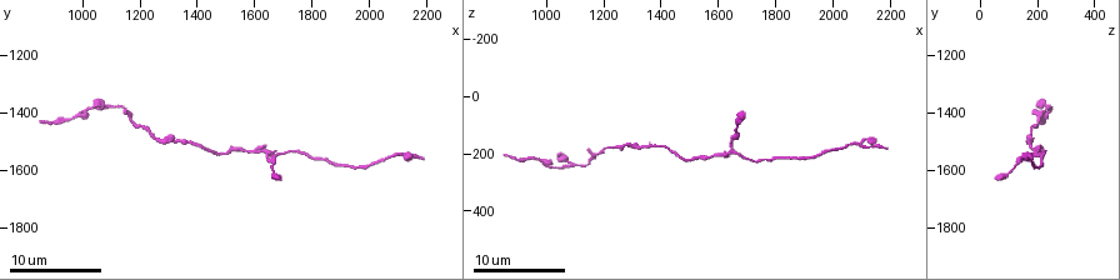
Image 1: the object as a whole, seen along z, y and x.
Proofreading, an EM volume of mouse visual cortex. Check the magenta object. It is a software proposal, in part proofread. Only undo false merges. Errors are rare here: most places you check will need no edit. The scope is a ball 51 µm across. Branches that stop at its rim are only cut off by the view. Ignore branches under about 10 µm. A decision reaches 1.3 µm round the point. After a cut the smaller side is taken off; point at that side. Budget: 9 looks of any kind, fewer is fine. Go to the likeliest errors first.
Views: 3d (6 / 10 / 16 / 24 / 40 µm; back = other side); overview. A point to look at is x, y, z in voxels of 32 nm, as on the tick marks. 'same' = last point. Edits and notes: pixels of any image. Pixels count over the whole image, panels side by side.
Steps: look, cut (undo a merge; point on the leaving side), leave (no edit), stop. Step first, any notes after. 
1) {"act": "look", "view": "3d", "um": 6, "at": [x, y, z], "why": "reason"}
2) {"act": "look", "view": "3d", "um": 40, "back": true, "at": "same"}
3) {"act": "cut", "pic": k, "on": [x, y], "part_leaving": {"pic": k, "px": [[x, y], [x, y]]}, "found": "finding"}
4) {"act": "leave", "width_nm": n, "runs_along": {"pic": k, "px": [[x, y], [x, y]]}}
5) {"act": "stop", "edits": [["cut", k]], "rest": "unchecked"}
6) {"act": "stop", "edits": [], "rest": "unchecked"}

{"act": "look", "view": "3d", "um": 10, "at": [1670, 1550, 190], "why": "sudden change in width"}

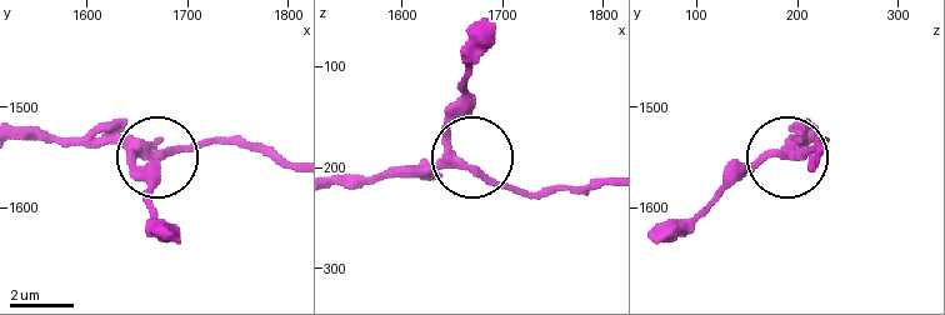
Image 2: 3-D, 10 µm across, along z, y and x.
{"act": "look", "view": "3d", "um": 10, "back": true, "at": [1668, 1542, 202], "why": "other side"}

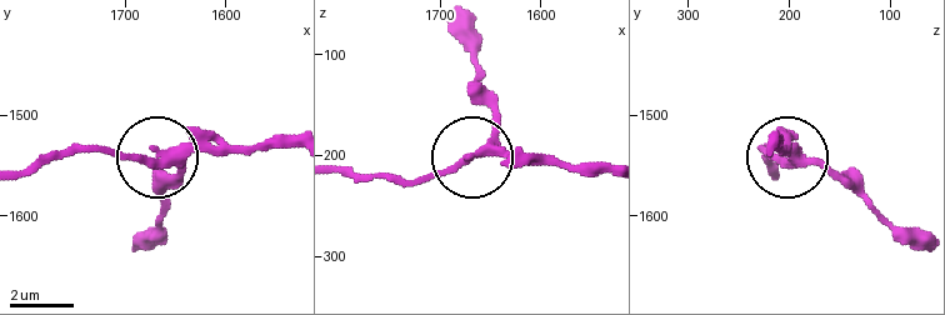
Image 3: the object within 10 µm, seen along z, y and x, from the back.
{"act": "leave", "runs_along": {"pic": 3, "px": [[293, 145], [204, 145], [146, 161], [85, 153]]}, "found": "continuous, no second cell"}

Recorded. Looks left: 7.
{"act": "look", "view": "3d", "um": 10, "at": [1270, 1490, 170], "why": "calibre changes"}

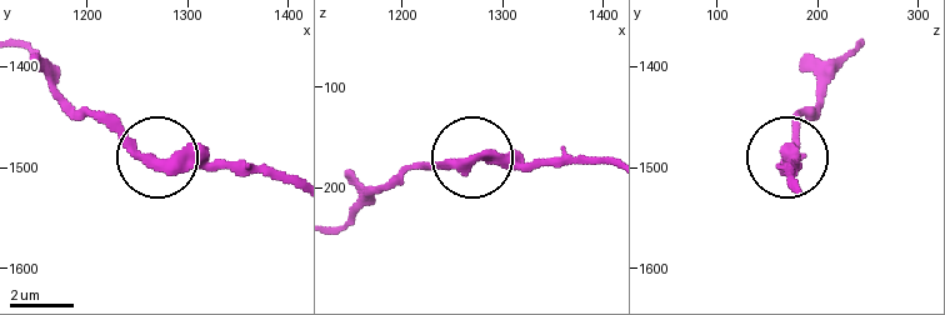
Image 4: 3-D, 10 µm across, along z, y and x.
{"act": "leave", "runs_along": {"pic": 4, "px": [[294, 181], [141, 154], [95, 111]]}, "found": "continuous, no second cell"}

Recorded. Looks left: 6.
{"act": "look", "view": "3d", "um": 10, "at": [1490, 1550, 220]}

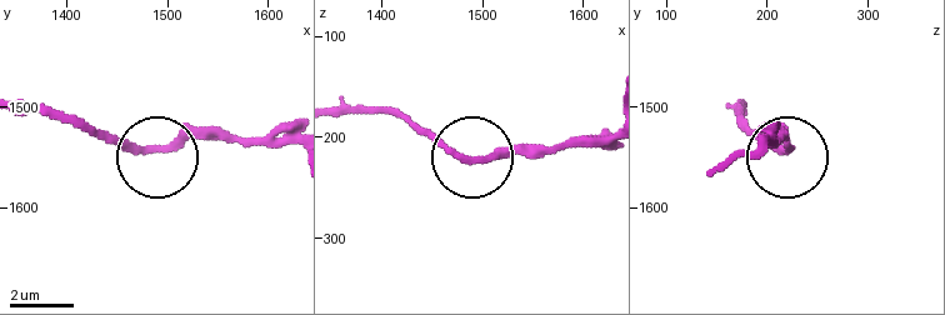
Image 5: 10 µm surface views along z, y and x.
{"act": "leave", "width_nm": 210, "found": "one cell here"}

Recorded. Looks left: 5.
{"act": "look", "view": "3d", "um": 10, "at": [1130, 1380, 240], "why": "a narrow waist"}

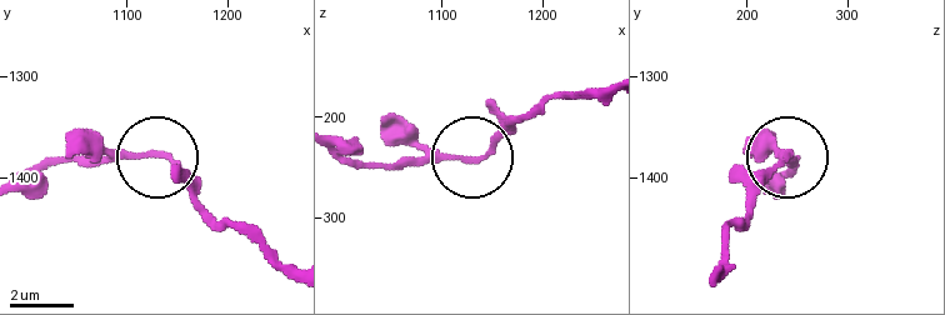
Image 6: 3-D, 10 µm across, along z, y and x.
{"act": "look", "view": "3d", "um": 6, "at": [1130, 1376, 240]}

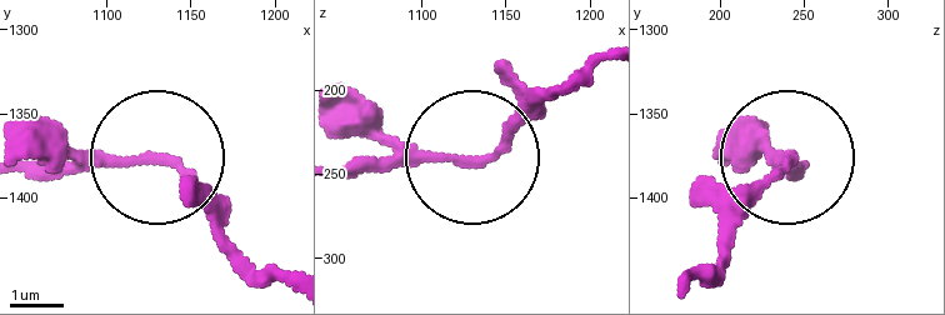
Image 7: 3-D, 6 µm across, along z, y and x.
{"act": "leave", "width_nm": 160, "runs_along": {"pic": 7, "px": [[600, 61], [479, 156], [344, 174]]}, "found": "one cell here"}

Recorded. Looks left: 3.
{"act": "stop", "edits": [], "rest": "unchecked"}

